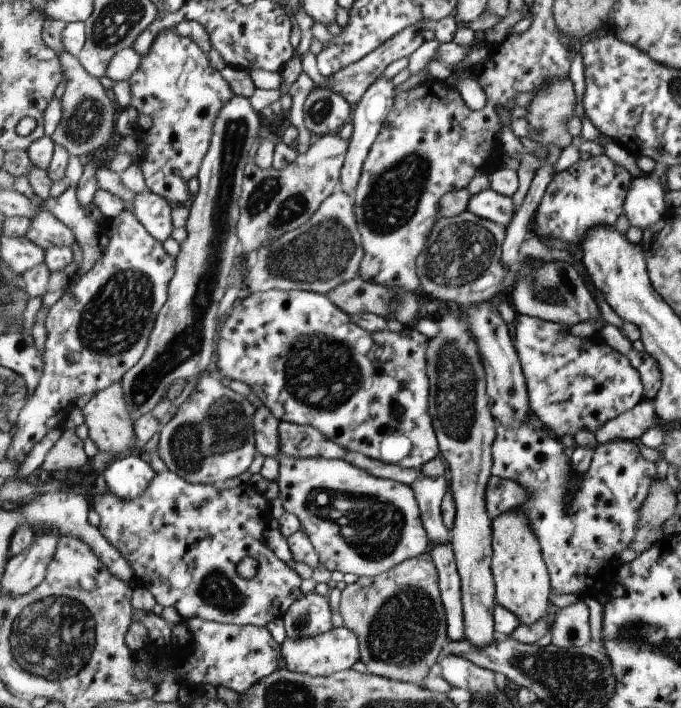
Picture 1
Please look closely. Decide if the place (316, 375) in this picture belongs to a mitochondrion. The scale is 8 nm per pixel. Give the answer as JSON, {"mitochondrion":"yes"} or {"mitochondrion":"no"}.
{"mitochondrion":"yes"}

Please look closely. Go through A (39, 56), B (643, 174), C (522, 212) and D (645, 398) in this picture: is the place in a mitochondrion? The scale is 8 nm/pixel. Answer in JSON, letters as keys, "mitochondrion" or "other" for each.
{"A":"other","B":"other","C":"other","D":"other"}

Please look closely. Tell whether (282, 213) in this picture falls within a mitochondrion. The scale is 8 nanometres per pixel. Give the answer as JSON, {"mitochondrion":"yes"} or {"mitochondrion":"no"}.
{"mitochondrion":"yes"}

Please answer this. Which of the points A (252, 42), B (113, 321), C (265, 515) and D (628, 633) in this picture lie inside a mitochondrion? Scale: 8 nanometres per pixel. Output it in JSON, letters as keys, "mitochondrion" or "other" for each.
{"A":"other","B":"mitochondrion","C":"other","D":"mitochondrion"}

